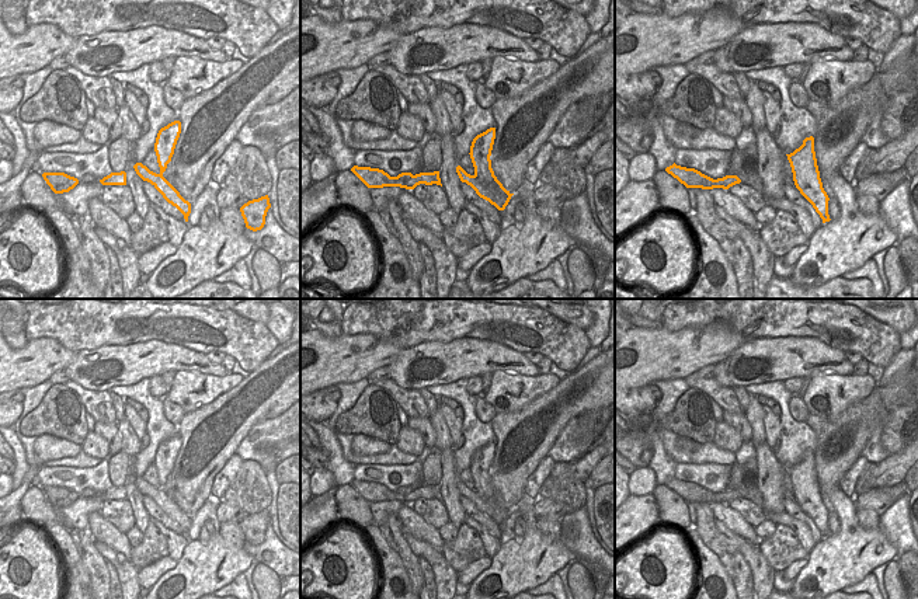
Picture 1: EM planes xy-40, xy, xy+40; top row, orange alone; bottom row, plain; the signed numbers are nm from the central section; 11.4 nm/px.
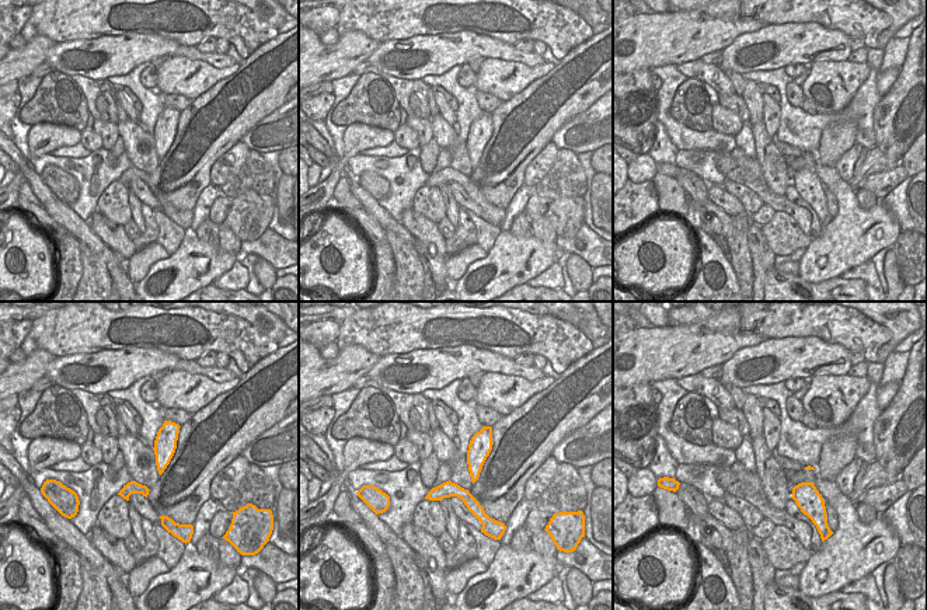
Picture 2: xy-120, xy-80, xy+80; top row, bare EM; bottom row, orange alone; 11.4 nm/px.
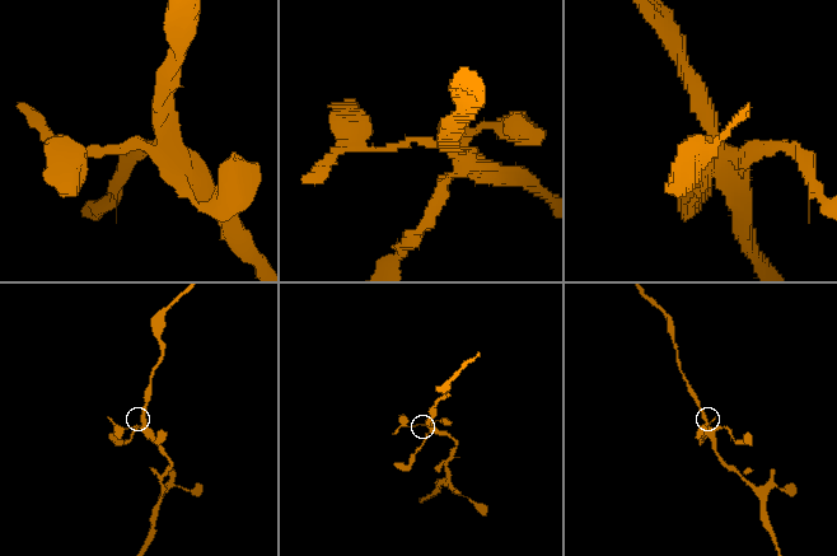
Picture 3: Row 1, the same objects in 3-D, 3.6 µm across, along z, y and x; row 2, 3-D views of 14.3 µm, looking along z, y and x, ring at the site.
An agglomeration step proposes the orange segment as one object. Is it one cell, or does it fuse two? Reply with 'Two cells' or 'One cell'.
Two cells.

